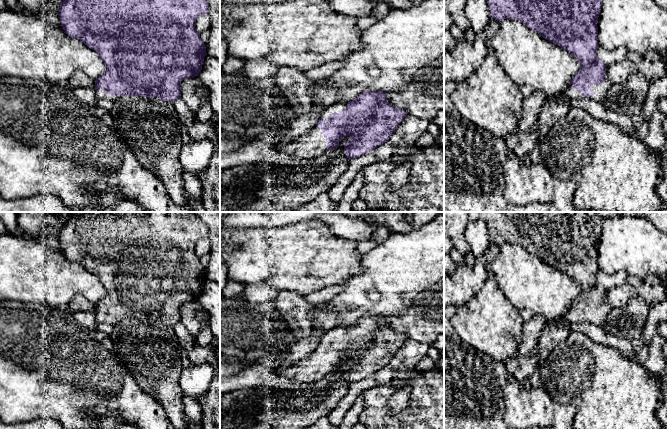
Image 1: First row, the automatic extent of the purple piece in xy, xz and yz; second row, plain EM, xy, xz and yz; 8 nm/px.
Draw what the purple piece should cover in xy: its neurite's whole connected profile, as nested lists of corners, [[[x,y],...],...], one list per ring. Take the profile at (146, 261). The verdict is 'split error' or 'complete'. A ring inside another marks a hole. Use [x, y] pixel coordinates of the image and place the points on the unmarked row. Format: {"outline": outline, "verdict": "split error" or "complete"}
{"outline": [[[73,212],[70,219],[59,228],[60,246],[66,258],[72,262],[80,263],[90,273],[95,274],[107,292],[107,295],[95,306],[97,324],[106,323],[112,326],[118,321],[126,319],[157,321],[168,326],[174,326],[180,322],[180,307],[184,303],[199,299],[204,281],[207,279],[205,268],[195,253],[195,246],[200,239],[208,237],[209,230],[207,226],[192,212]]], "verdict": "split error"}

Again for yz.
{"outline": [[[479,212],[489,230],[491,242],[501,246],[503,243],[514,243],[522,246],[526,251],[539,257],[544,263],[567,274],[577,283],[581,292],[570,304],[564,315],[570,323],[589,322],[598,326],[606,323],[611,306],[606,301],[606,288],[597,280],[598,241],[602,229],[602,217],[598,212]]], "verdict": "split error"}

